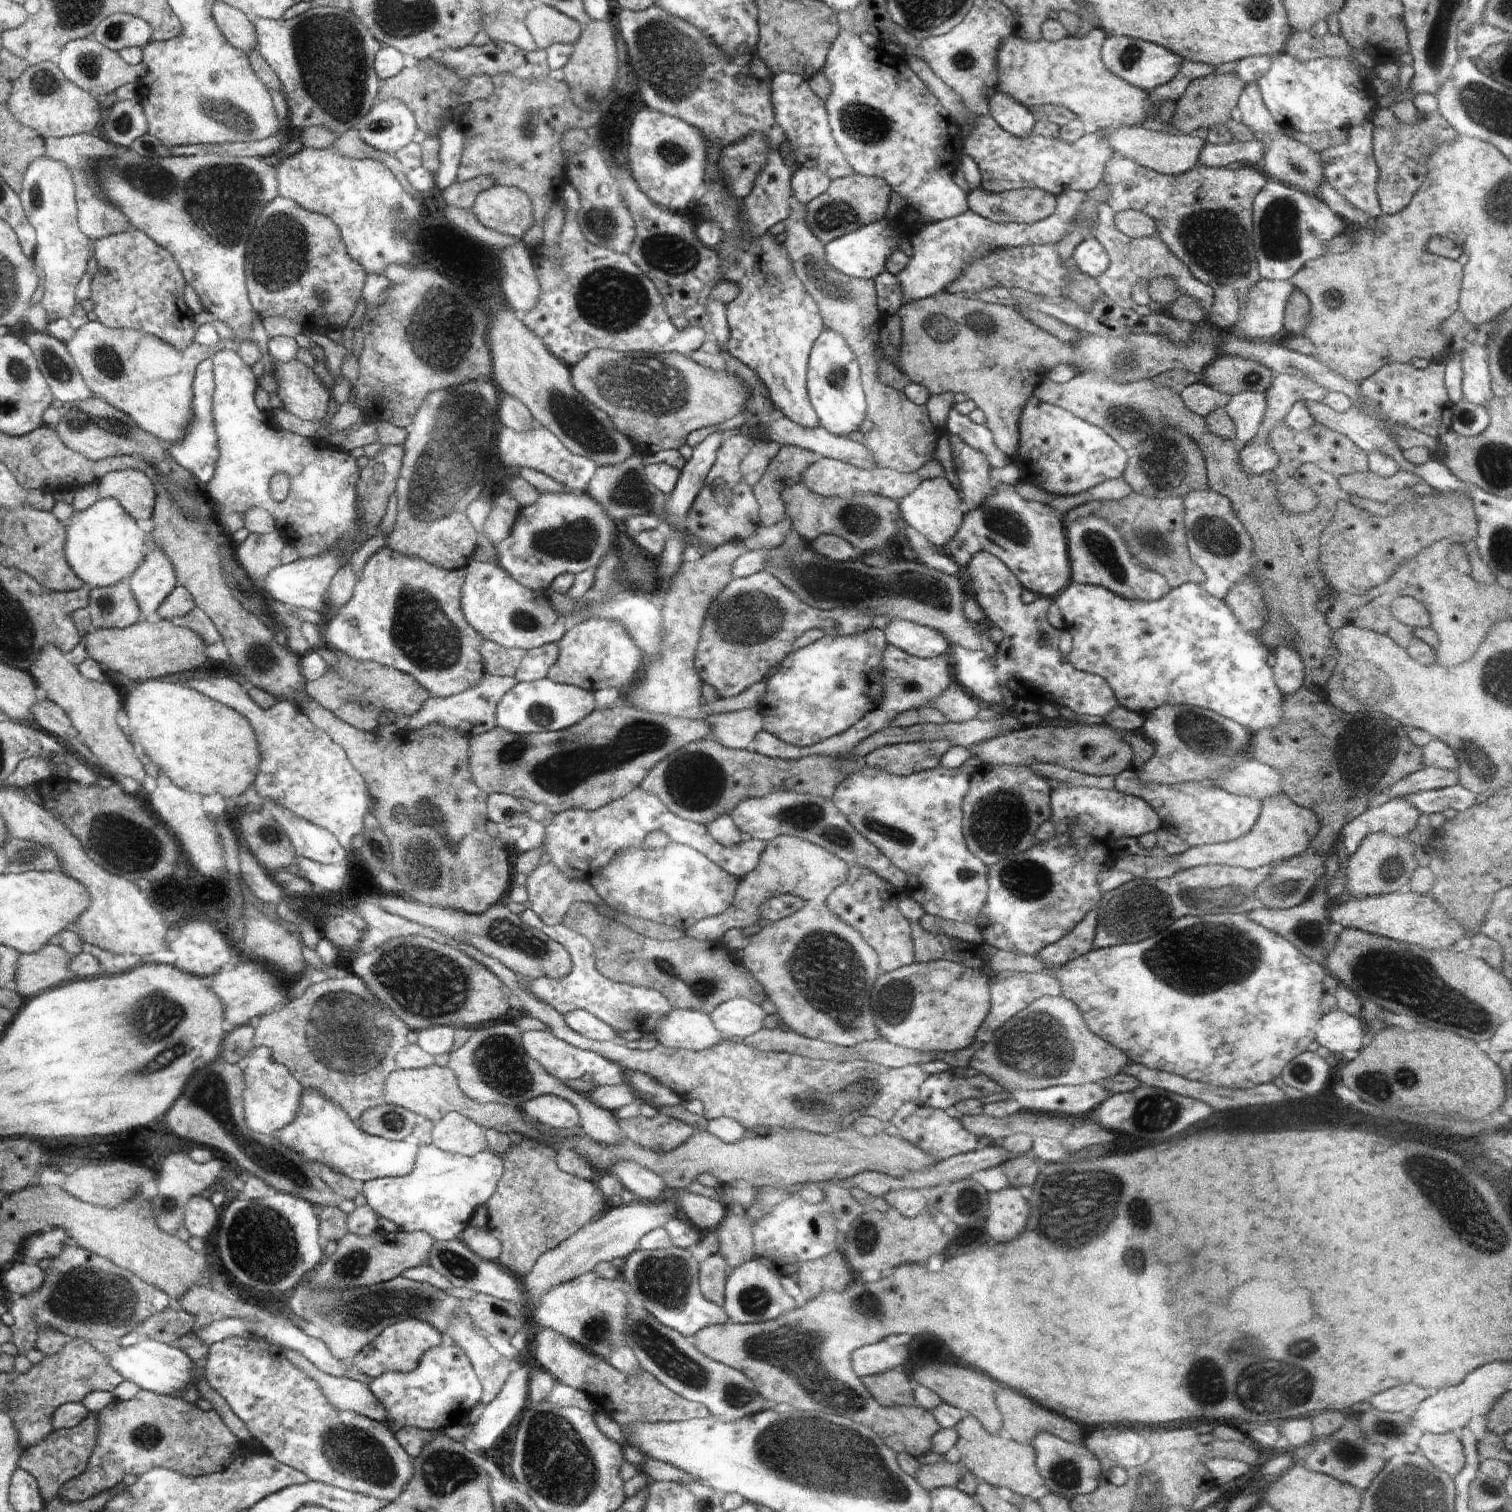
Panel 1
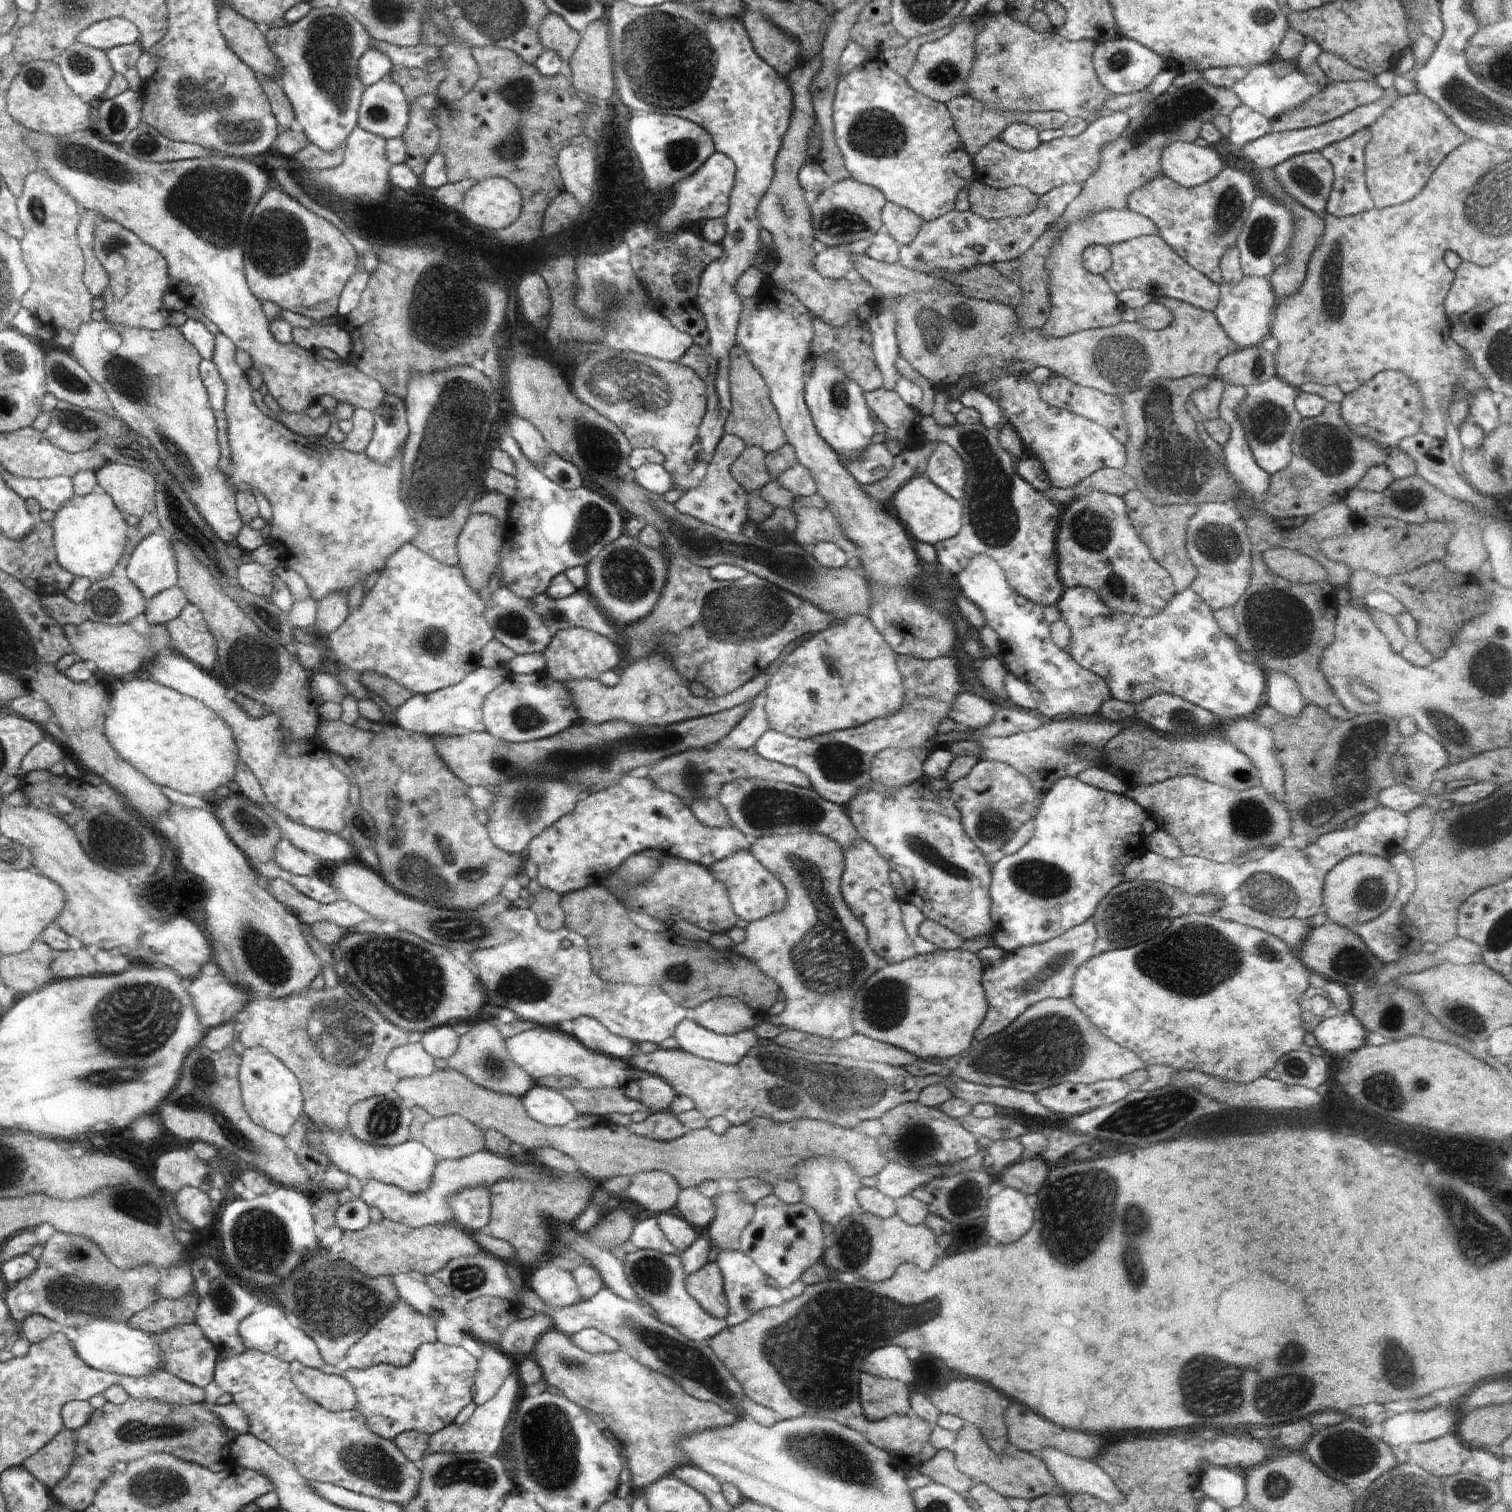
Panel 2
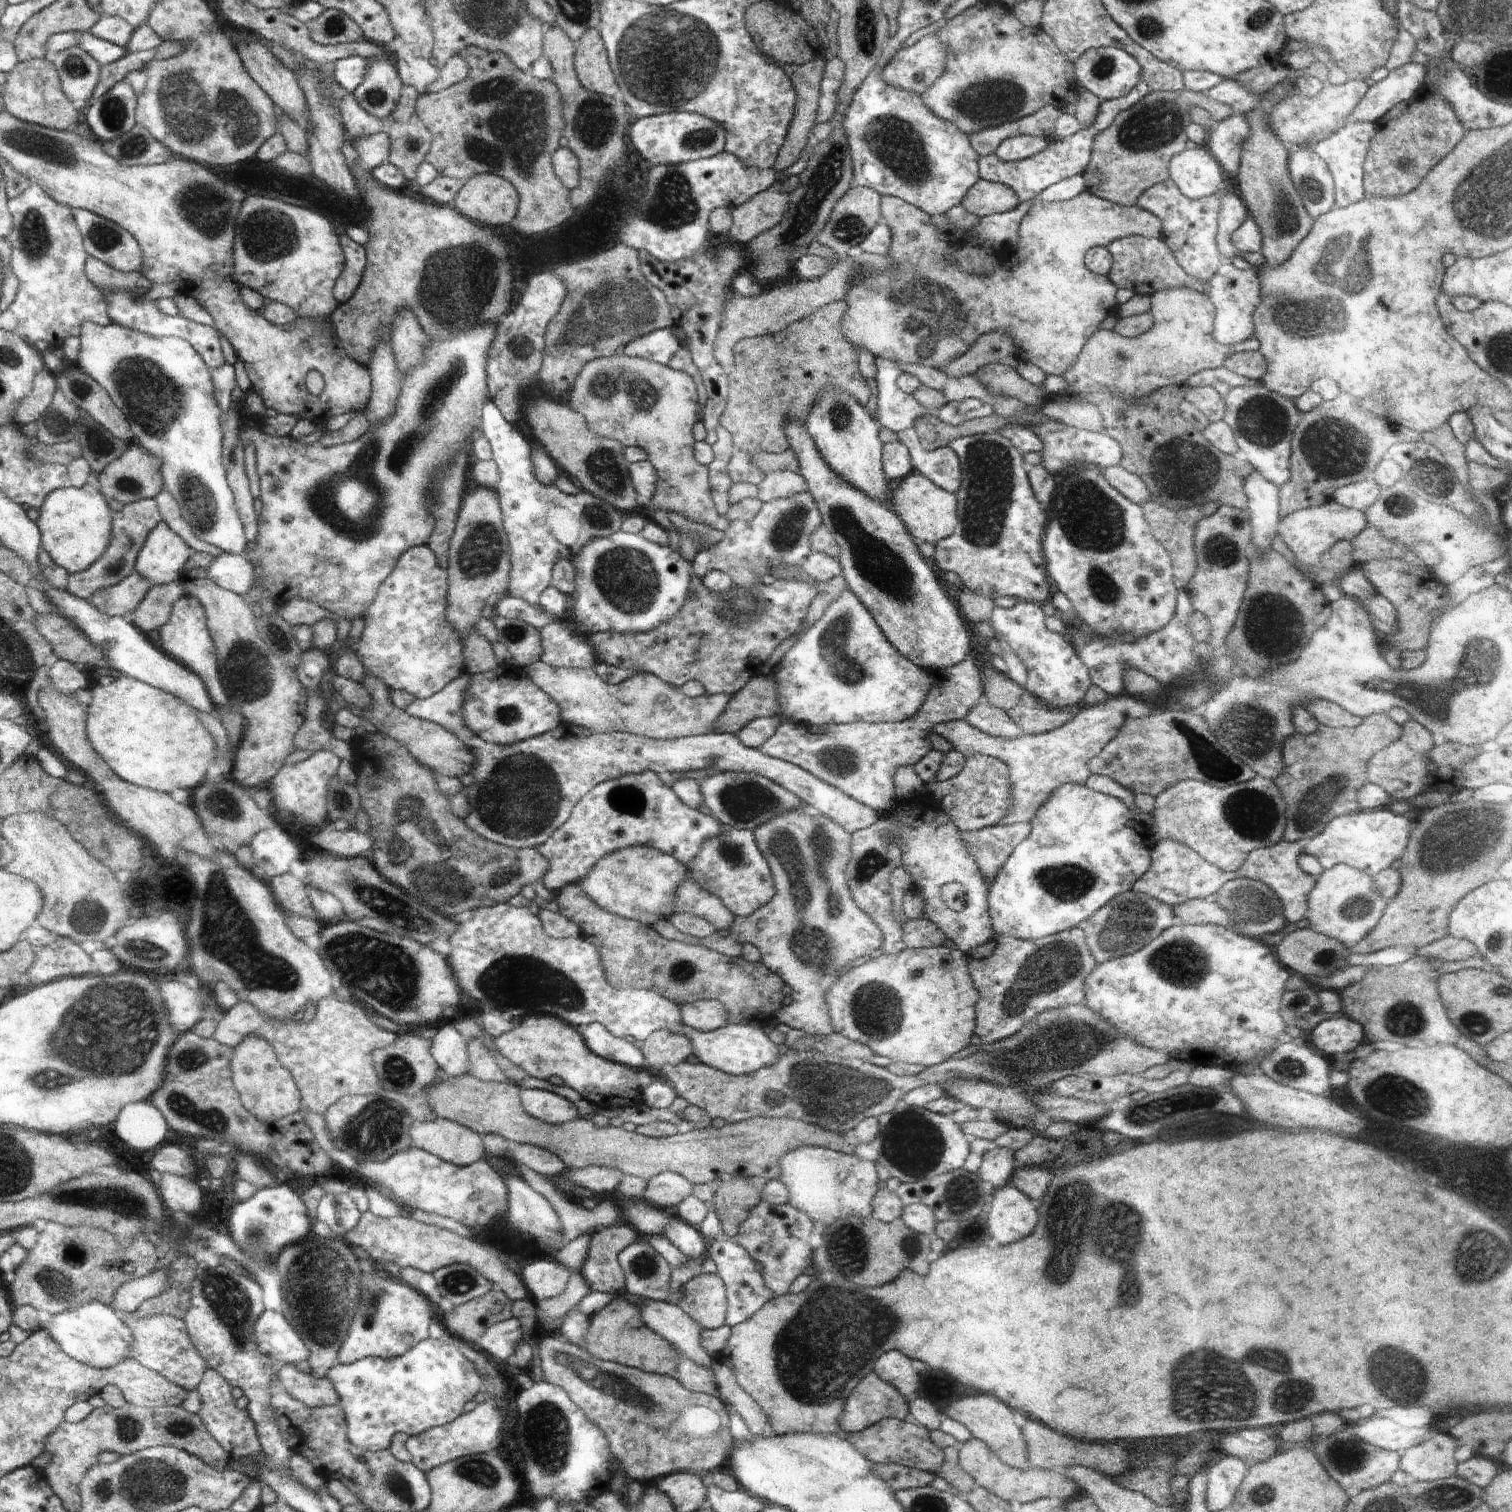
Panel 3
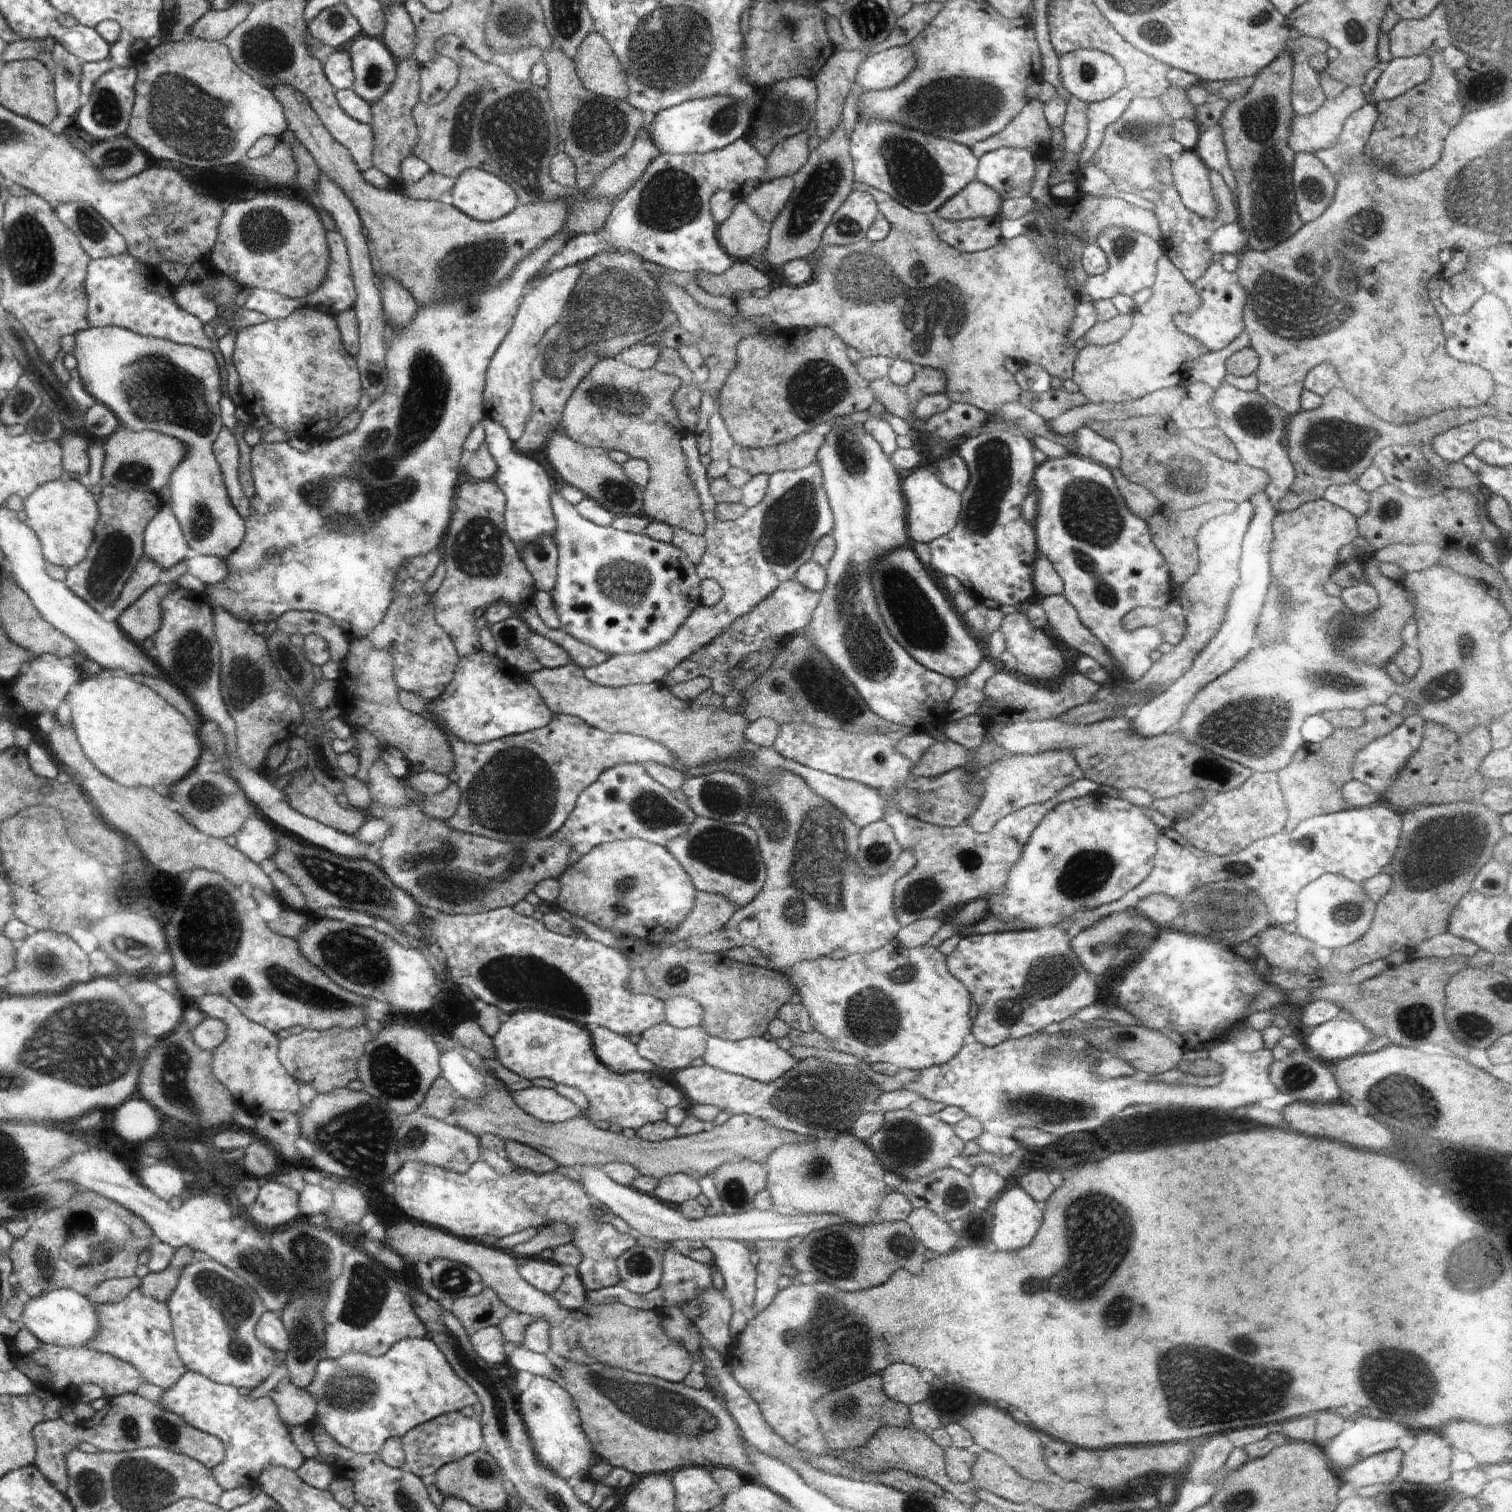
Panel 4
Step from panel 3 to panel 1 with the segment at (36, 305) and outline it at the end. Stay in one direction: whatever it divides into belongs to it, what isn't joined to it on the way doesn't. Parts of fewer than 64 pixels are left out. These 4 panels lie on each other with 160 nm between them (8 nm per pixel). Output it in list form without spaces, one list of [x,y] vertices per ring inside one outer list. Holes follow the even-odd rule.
[[[44,155],[29,164],[24,176],[24,186],[18,194],[26,213],[26,218],[36,230],[36,248],[34,248],[34,260],[38,260],[38,266],[44,270],[44,284],[40,293],[40,305],[48,314],[55,314],[57,318],[66,318],[70,321],[74,330],[88,323],[86,312],[78,308],[76,304],[76,284],[86,272],[86,262],[90,260],[90,252],[94,248],[94,242],[90,242],[76,224],[76,202],[74,202],[74,184],[72,184],[71,169],[62,163]]]

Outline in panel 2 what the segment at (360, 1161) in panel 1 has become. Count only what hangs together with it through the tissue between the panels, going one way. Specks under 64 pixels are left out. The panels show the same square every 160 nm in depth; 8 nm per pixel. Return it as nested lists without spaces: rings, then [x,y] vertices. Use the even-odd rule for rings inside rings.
[[[312,1126],[312,1130],[305,1135],[309,1144],[324,1151],[342,1172],[362,1182],[374,1179],[406,1189],[408,1192],[422,1192],[430,1186],[432,1172],[436,1166],[436,1156],[420,1142],[406,1142],[398,1146],[374,1146],[374,1144],[366,1144],[364,1140],[358,1140],[356,1136],[322,1130],[318,1126]]]

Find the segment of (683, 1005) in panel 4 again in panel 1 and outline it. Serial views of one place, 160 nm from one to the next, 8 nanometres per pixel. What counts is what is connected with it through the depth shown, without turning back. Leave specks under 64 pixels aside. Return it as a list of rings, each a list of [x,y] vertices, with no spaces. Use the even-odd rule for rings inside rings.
[[[736,997],[720,1003],[709,1017],[726,1037],[745,1039],[764,1028],[766,1015],[759,1004],[744,997]]]

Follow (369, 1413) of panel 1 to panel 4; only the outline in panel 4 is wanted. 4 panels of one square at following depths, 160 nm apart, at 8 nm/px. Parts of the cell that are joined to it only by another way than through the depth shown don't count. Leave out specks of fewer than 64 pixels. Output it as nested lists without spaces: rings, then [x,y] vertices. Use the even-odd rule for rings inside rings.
[[[288,1379],[281,1381],[267,1395],[277,1405],[282,1422],[289,1428],[306,1425],[317,1414],[315,1398]]]

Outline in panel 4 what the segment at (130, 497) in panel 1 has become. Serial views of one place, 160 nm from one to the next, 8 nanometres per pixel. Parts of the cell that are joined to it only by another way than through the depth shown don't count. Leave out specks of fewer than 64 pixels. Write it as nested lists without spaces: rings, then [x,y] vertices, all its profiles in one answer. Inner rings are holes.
[[[118,424],[114,432],[104,439],[105,457],[101,468],[102,485],[112,485],[122,491],[154,491],[166,488],[172,472],[186,456],[185,446],[174,437],[156,431],[134,432]]]

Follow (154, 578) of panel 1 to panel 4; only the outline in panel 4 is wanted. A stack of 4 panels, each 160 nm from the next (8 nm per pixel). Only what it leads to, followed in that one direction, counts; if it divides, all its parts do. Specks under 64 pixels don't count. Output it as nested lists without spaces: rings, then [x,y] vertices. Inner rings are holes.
[[[164,503],[144,532],[144,556],[156,561],[162,569],[186,560],[192,554],[181,525],[169,503]]]

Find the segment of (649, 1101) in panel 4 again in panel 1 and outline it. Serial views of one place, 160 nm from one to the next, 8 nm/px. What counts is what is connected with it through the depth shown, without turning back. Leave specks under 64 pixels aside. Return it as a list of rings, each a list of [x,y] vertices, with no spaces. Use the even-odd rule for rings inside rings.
[[[549,1030],[523,1032],[522,1046],[530,1059],[542,1064],[542,1068],[553,1077],[558,1077],[558,1080],[576,1080],[588,1073],[598,1085],[622,1085],[624,1082],[620,1070],[612,1064],[612,1061],[608,1062],[606,1057],[602,1058],[598,1053],[576,1048],[555,1037]]]

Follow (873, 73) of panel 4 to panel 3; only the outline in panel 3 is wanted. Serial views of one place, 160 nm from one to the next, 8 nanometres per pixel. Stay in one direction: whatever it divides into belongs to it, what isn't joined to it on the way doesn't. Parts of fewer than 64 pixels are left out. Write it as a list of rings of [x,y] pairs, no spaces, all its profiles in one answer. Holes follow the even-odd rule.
[[[934,34],[926,35],[920,38],[912,46],[902,47],[895,52],[890,62],[882,68],[882,76],[885,83],[894,88],[914,91],[919,95],[927,90],[943,76],[947,69],[947,48],[945,44]]]

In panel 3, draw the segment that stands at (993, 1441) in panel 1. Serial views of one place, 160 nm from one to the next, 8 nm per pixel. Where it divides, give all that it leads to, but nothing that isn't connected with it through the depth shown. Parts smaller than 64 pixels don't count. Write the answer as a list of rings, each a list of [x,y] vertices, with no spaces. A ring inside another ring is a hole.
[[[972,1438],[968,1442],[959,1444],[959,1464],[972,1476],[972,1478],[980,1484],[980,1488],[986,1489],[1008,1502],[1012,1500],[1018,1500],[1018,1502],[1032,1502],[1036,1498],[1042,1498],[1042,1496],[1048,1496],[1048,1498],[1070,1498],[1074,1492],[1076,1492],[1076,1484],[1066,1478],[1064,1474],[1060,1472],[1054,1472],[1054,1470],[1038,1470],[1038,1468],[1026,1468],[1026,1470],[1020,1470],[1020,1468],[1010,1468],[1006,1464],[1002,1464],[996,1455],[988,1448],[988,1445],[983,1442]]]

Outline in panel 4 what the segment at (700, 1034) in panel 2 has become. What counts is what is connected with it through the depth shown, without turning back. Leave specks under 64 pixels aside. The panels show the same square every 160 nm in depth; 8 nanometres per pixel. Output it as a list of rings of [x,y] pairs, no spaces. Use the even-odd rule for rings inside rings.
[[[710,1035],[706,1041],[706,1050],[703,1054],[706,1065],[734,1073],[738,1076],[748,1077],[750,1080],[772,1082],[797,1065],[798,1060],[782,1050],[775,1040],[767,1036],[744,1037],[738,1041],[732,1041],[716,1035]]]

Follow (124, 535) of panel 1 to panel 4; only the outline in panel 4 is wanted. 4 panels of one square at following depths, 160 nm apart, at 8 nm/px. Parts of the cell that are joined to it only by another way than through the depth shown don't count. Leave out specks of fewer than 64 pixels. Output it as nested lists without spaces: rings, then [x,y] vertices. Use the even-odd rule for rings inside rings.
[[[76,477],[50,481],[38,487],[23,501],[26,523],[40,537],[45,559],[67,569],[86,558],[100,522],[99,506],[96,506],[94,496],[82,486],[82,482],[82,479]]]

